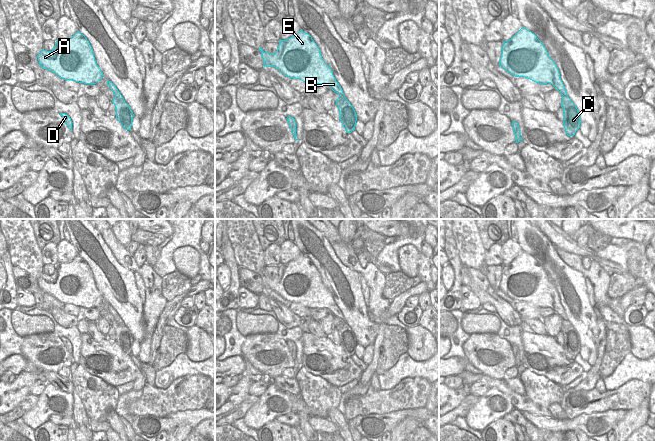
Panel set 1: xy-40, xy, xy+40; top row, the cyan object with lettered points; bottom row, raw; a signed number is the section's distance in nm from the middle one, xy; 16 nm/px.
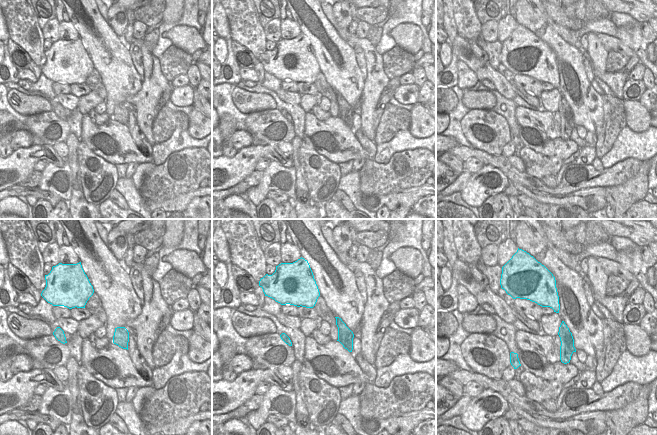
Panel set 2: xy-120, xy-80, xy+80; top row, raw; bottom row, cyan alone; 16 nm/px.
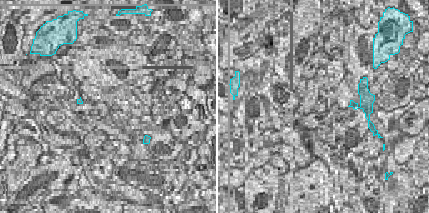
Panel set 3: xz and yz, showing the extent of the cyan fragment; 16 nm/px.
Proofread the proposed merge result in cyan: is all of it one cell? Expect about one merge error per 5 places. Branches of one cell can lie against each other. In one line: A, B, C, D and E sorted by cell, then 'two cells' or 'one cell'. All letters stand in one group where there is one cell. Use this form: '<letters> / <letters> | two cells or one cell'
A B C D E | one cell

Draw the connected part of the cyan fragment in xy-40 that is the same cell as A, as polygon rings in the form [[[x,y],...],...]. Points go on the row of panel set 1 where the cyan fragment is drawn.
[[[79,31],[70,38],[58,39],[52,51],[43,49],[37,57],[42,69],[64,80],[96,84],[104,77],[89,41]]]

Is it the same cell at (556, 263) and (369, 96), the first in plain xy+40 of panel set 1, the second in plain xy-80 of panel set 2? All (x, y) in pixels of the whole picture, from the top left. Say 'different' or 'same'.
different

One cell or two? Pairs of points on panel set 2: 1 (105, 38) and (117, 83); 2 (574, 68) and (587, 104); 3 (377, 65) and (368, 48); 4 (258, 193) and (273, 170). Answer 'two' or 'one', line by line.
1: one
2: one
3: one
4: one

